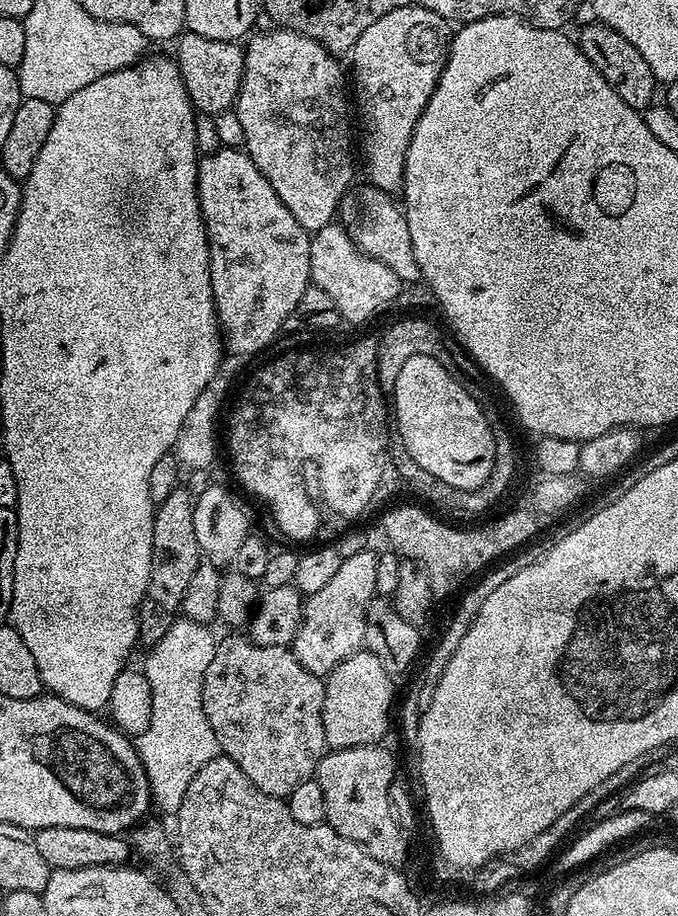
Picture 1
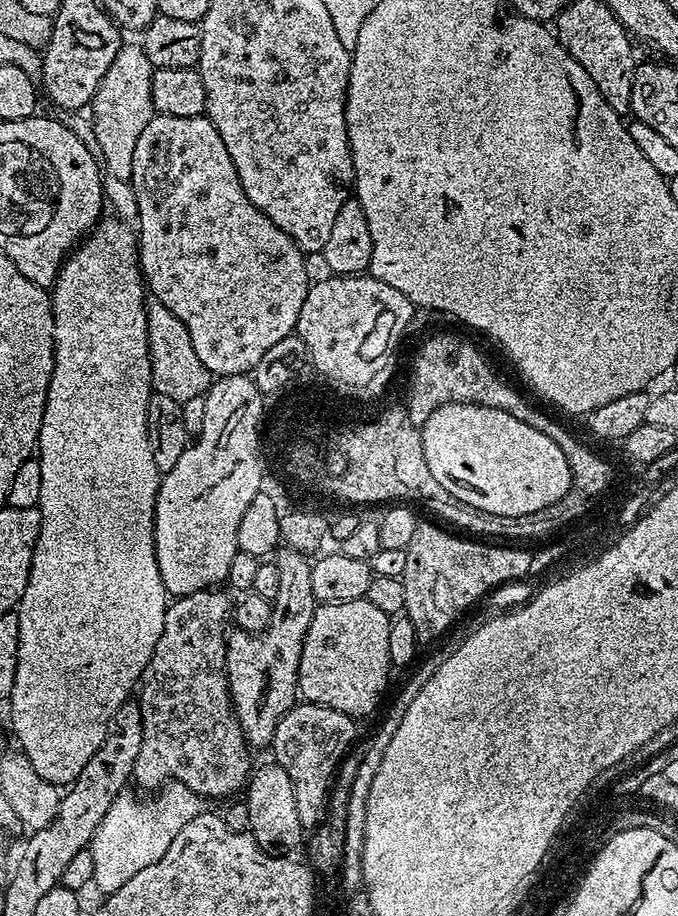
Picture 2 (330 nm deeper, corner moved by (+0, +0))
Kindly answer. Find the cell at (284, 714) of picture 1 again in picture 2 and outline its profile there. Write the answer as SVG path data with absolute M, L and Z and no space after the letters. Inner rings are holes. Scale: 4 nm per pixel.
M281 547L274 560L280 565L280 573L270 622L260 632L229 631L224 650L224 674L232 711L253 749L267 749L271 745L278 722L298 703L302 646L318 607L310 582L312 564L309 557L293 548Z

